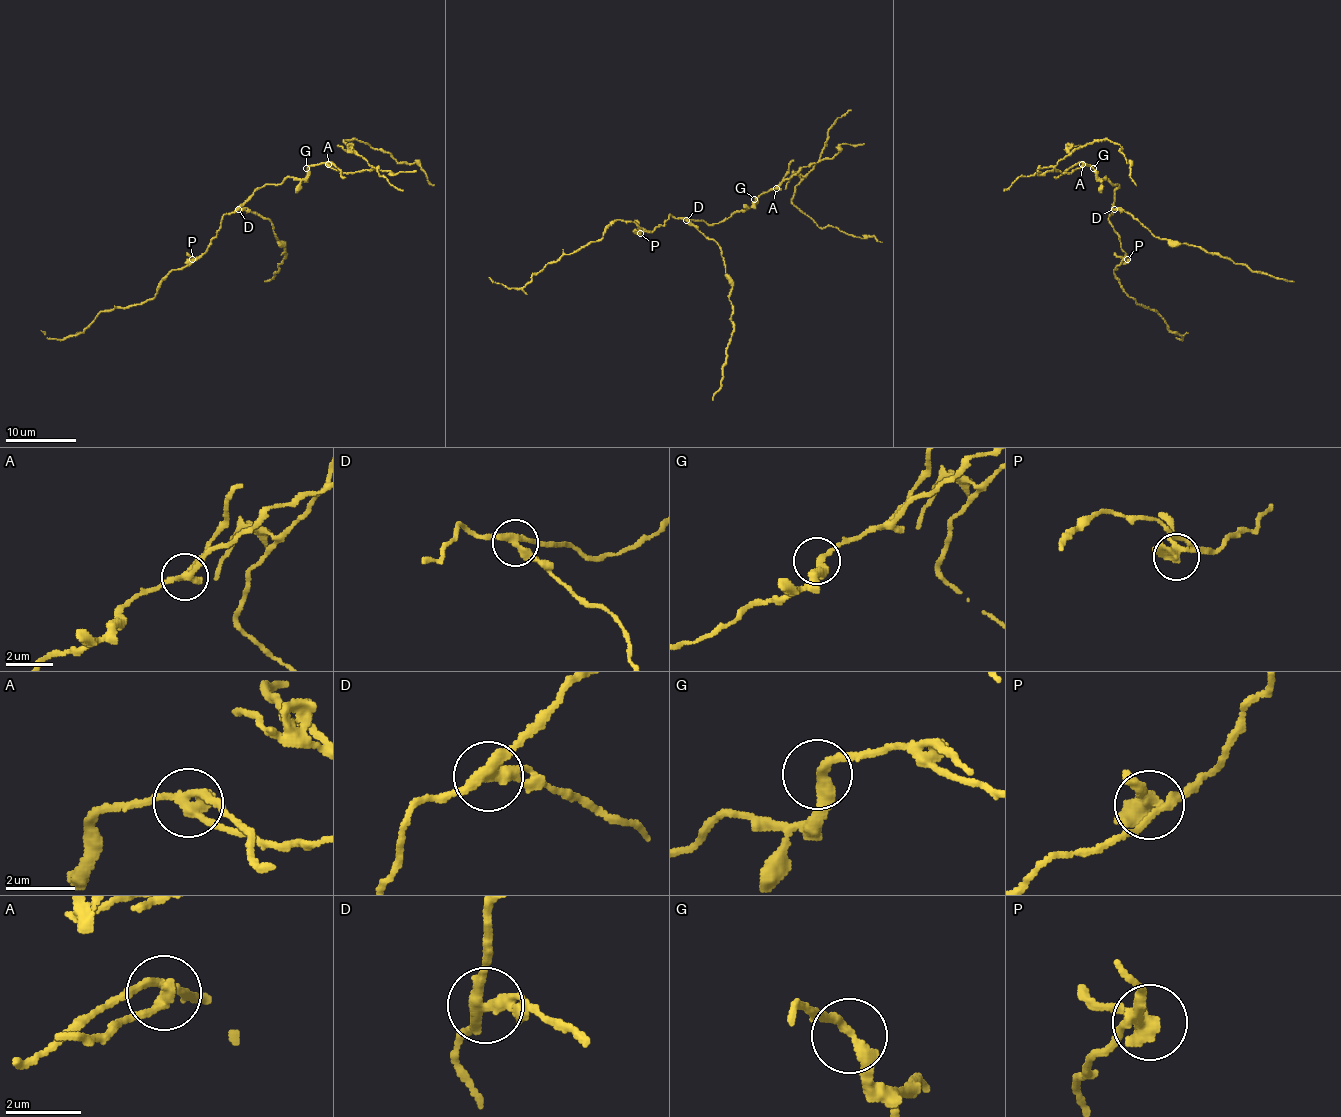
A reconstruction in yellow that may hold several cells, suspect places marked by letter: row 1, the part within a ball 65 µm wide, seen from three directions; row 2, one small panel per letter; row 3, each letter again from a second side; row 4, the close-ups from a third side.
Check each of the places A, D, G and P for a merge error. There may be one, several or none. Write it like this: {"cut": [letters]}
{"cut": ["A", "D"]}

